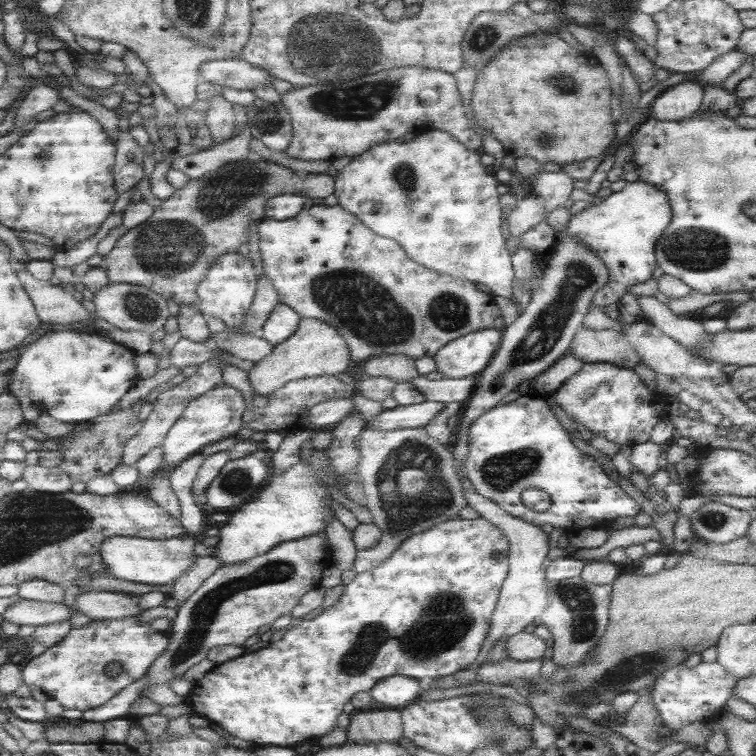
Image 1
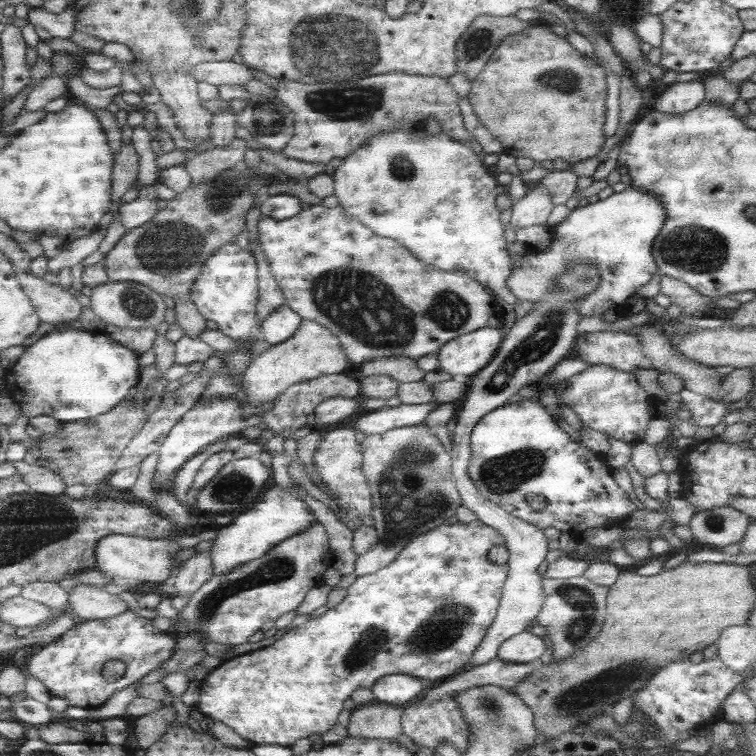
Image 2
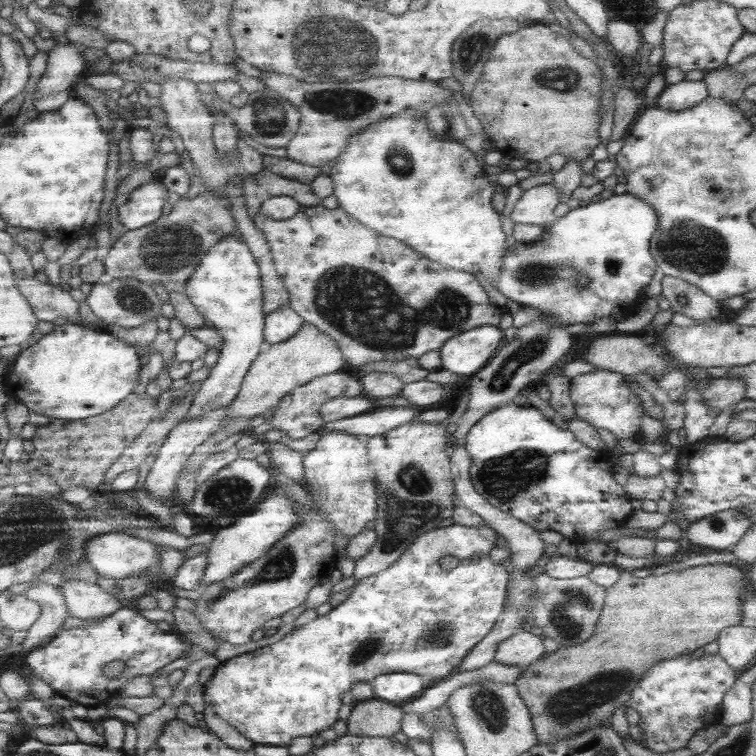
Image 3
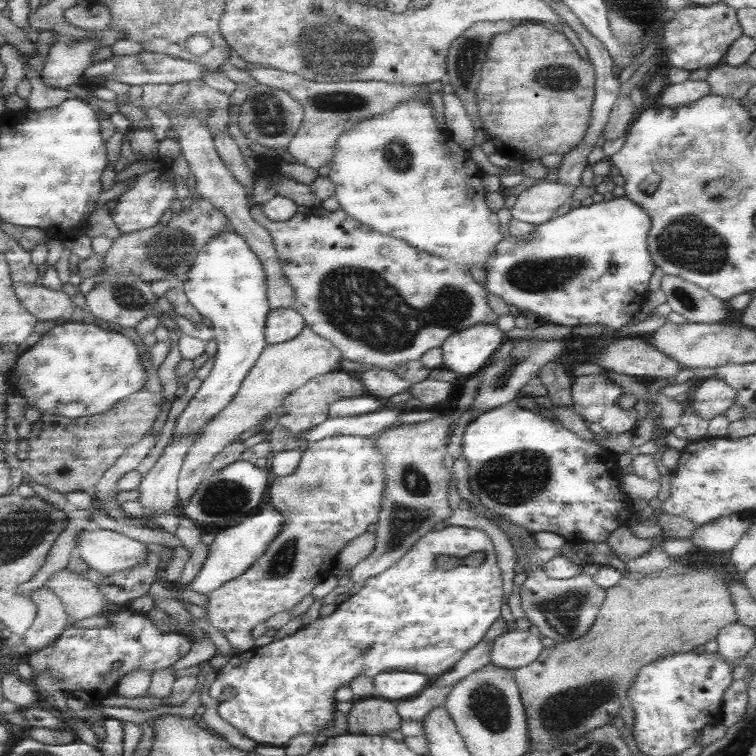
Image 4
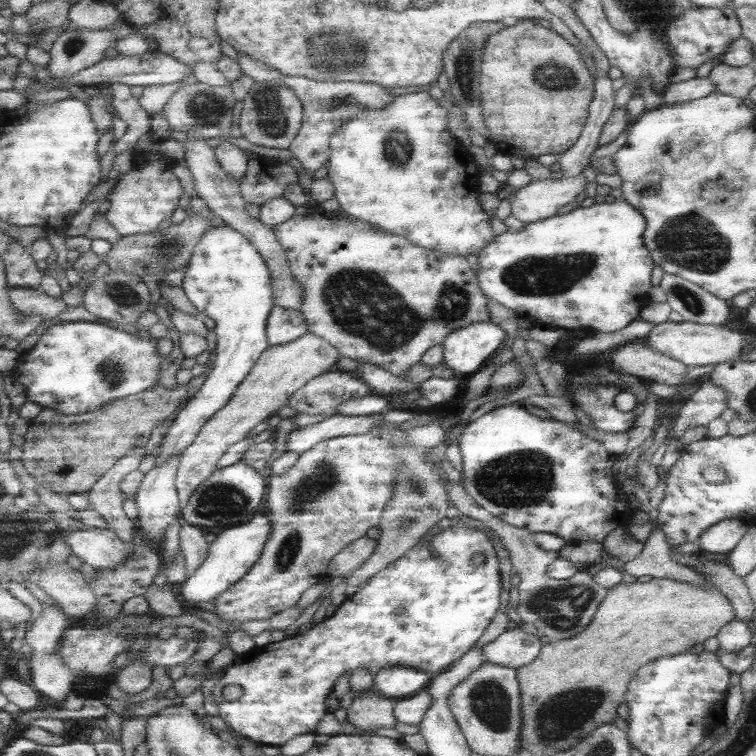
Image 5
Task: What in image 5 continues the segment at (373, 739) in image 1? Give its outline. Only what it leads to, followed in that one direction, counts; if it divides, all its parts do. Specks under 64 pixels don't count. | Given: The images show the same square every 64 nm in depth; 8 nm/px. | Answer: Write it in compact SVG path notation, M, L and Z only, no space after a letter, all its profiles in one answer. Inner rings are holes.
M371 692L354 694L346 710L346 721L357 730L393 728L397 720L392 712L394 701Z

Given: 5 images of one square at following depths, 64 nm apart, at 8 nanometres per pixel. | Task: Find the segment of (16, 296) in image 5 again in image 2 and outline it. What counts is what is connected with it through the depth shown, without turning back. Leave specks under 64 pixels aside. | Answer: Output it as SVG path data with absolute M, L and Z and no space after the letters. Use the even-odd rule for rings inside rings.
M18 272L18 280L23 290L30 295L39 318L47 324L59 325L76 320L83 310L76 296L59 284L51 284L31 272Z

